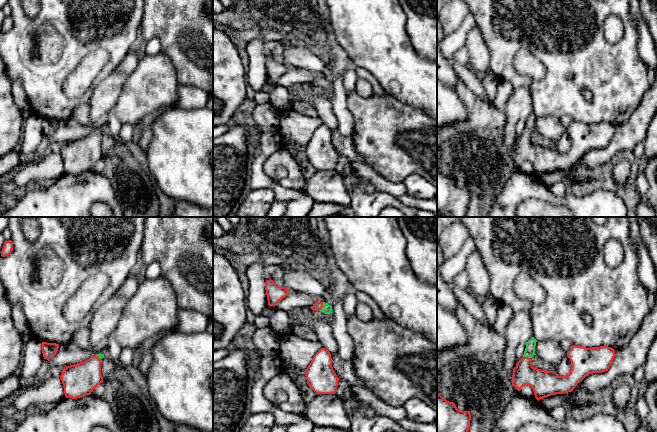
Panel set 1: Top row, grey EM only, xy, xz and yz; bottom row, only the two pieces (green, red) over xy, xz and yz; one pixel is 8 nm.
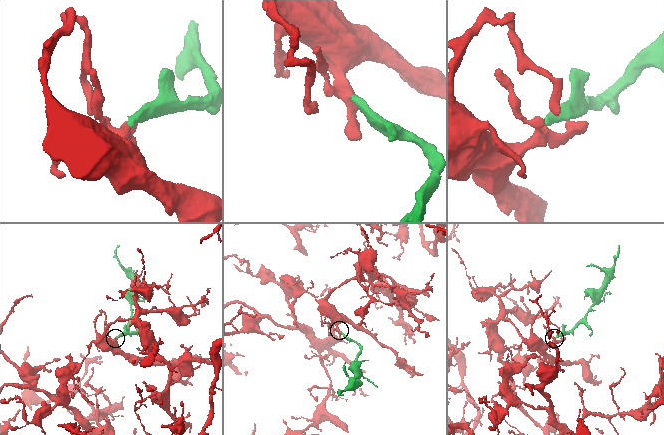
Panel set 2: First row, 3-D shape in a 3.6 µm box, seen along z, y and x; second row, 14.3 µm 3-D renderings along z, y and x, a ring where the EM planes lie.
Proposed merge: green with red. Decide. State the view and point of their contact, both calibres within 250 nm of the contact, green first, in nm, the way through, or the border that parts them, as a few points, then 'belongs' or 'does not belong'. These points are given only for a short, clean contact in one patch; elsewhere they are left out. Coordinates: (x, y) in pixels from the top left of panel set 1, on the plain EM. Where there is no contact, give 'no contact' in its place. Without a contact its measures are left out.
meets green in xz at (323, 82); 80 nm thick on the green side, 70 nm on the other; runs through xz (327, 85), (323, 82), (317, 82); belongs

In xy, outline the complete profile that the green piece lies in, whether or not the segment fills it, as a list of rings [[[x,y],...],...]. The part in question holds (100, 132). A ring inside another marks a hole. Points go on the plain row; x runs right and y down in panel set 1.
[[[103,130],[93,131],[89,135],[66,142],[60,152],[66,174],[77,175],[90,171],[101,159],[101,135]]]

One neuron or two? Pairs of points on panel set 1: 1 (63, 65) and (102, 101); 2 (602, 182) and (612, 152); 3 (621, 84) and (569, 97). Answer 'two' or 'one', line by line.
1: two
2: two
3: one

